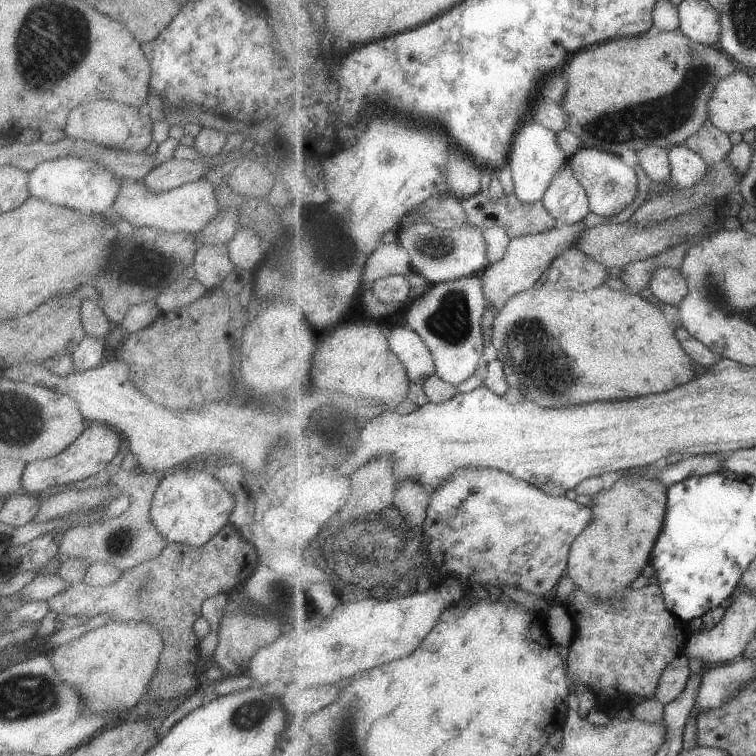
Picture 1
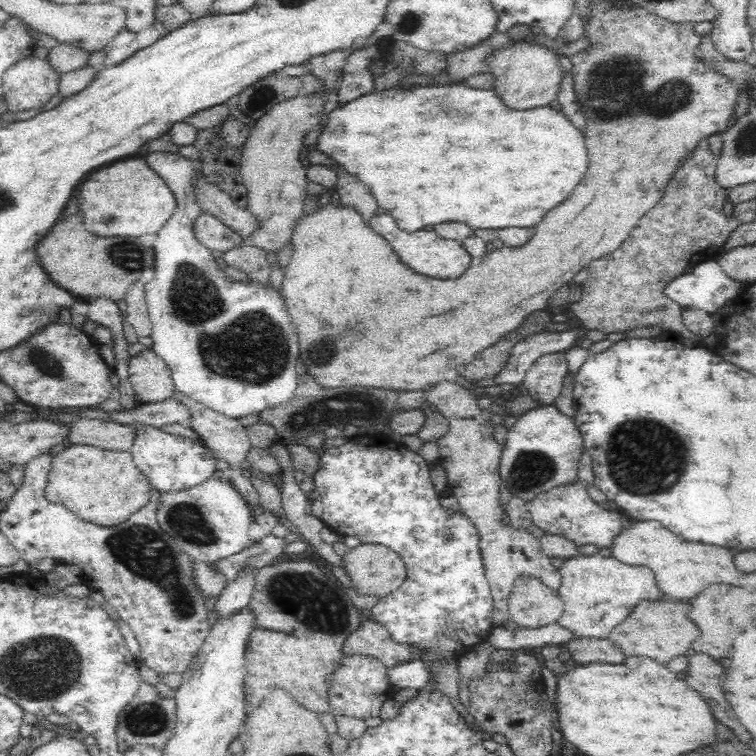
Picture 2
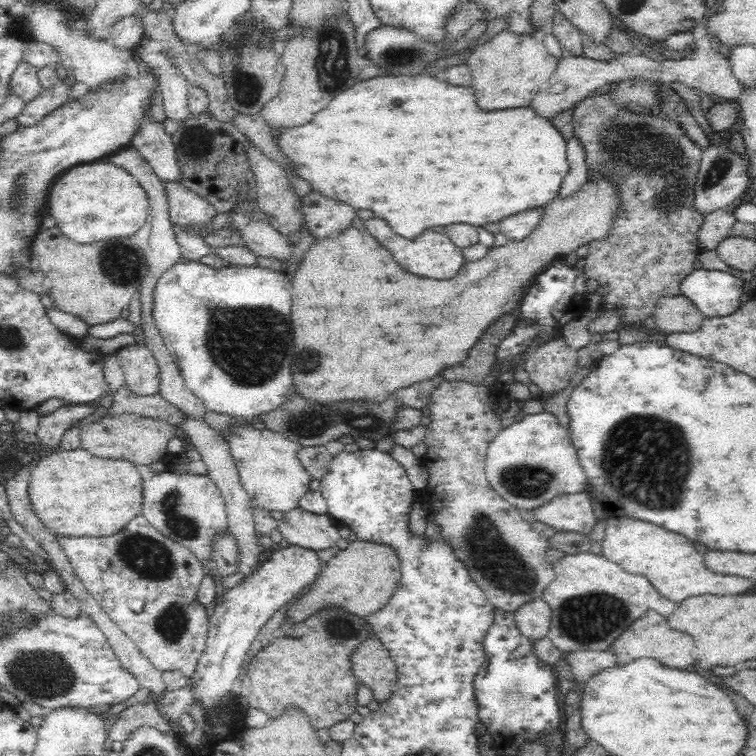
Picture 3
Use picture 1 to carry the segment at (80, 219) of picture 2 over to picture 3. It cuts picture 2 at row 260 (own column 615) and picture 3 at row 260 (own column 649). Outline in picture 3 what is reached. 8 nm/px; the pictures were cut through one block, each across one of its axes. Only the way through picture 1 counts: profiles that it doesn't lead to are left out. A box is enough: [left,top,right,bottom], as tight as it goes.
[31,227,148,326]

